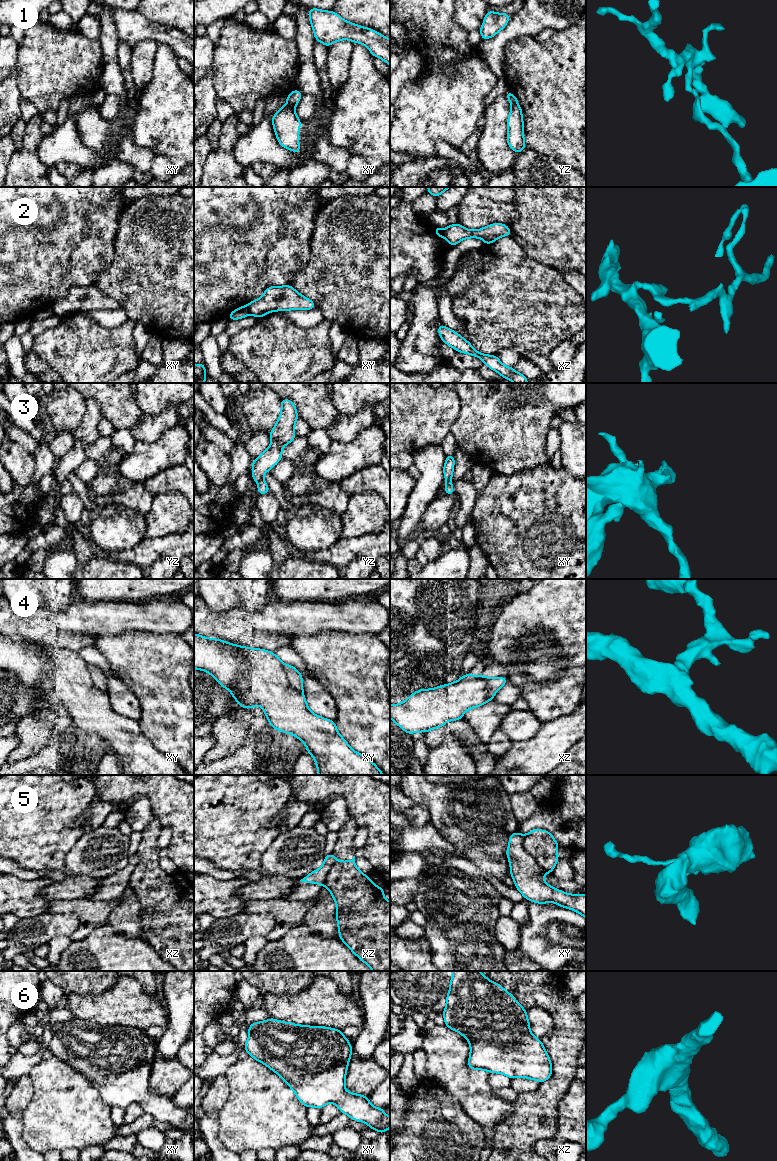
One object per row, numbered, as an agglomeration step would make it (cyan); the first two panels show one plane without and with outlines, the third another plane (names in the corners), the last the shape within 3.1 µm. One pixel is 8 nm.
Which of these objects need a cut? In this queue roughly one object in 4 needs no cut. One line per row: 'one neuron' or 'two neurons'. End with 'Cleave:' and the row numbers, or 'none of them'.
1: two neurons
2: two neurons
3: two neurons
4: two neurons
5: two neurons
6: one neuron
Cleave: 1, 2, 3, 4, 5

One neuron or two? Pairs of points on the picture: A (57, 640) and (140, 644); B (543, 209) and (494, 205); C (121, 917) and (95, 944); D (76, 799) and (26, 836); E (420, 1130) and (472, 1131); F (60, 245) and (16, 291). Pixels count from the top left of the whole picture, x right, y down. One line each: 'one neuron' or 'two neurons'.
A: two neurons
B: two neurons
C: two neurons
D: one neuron
E: one neuron
F: one neuron

